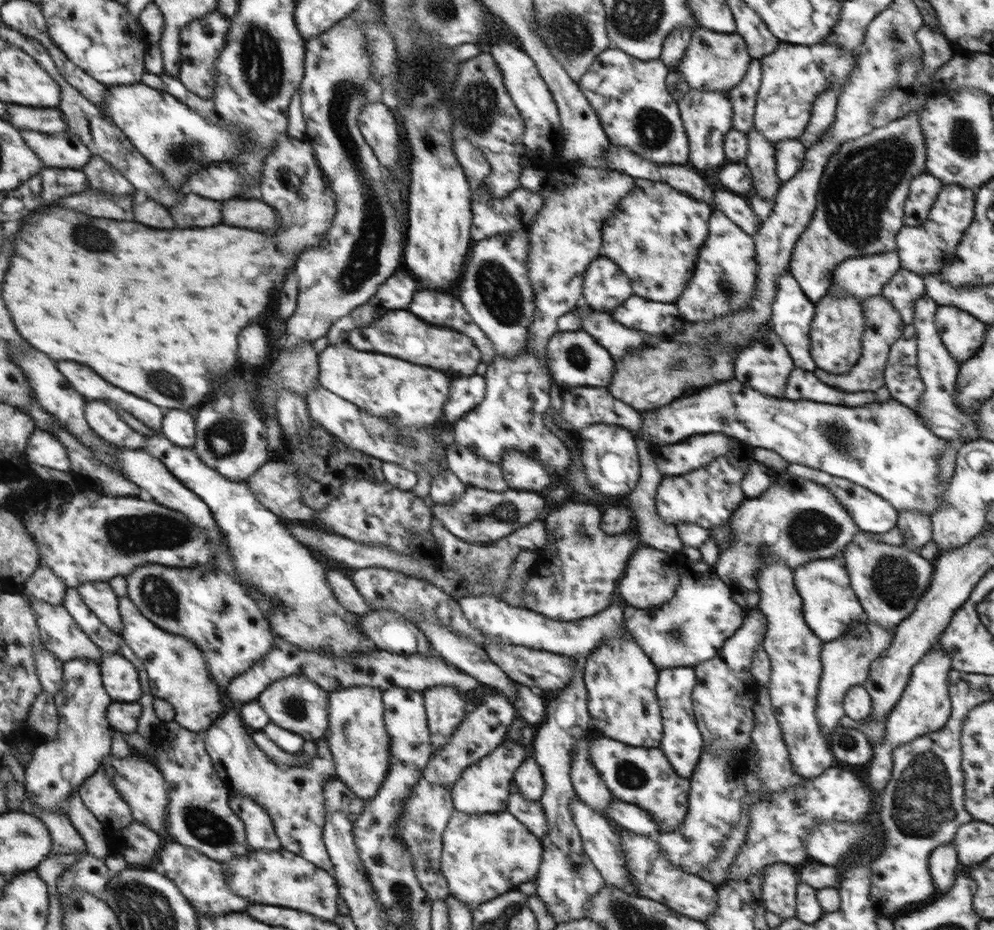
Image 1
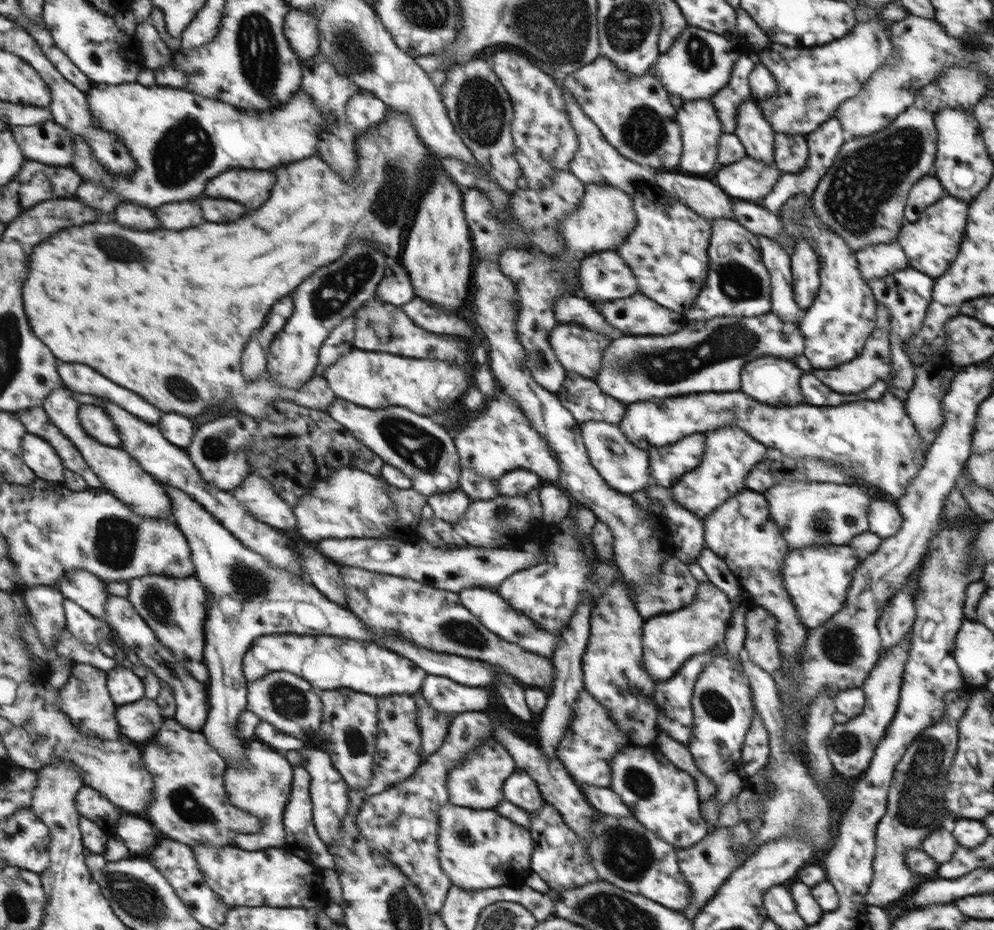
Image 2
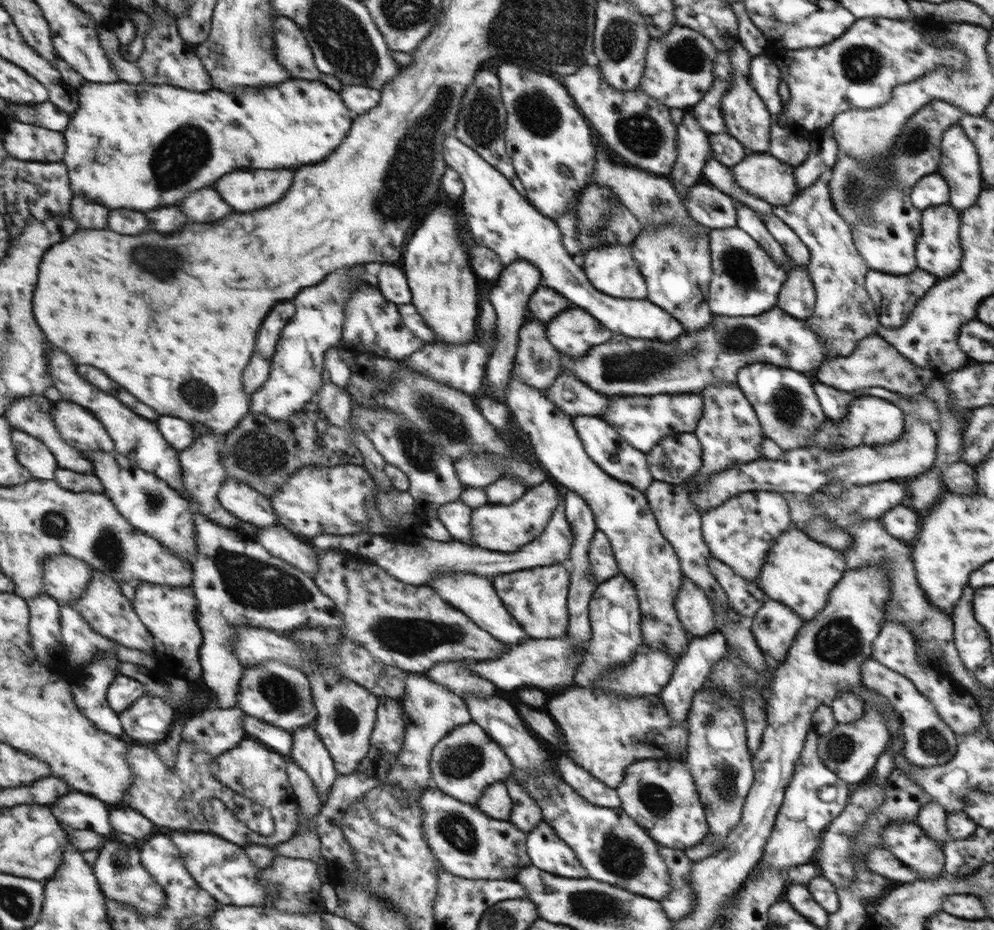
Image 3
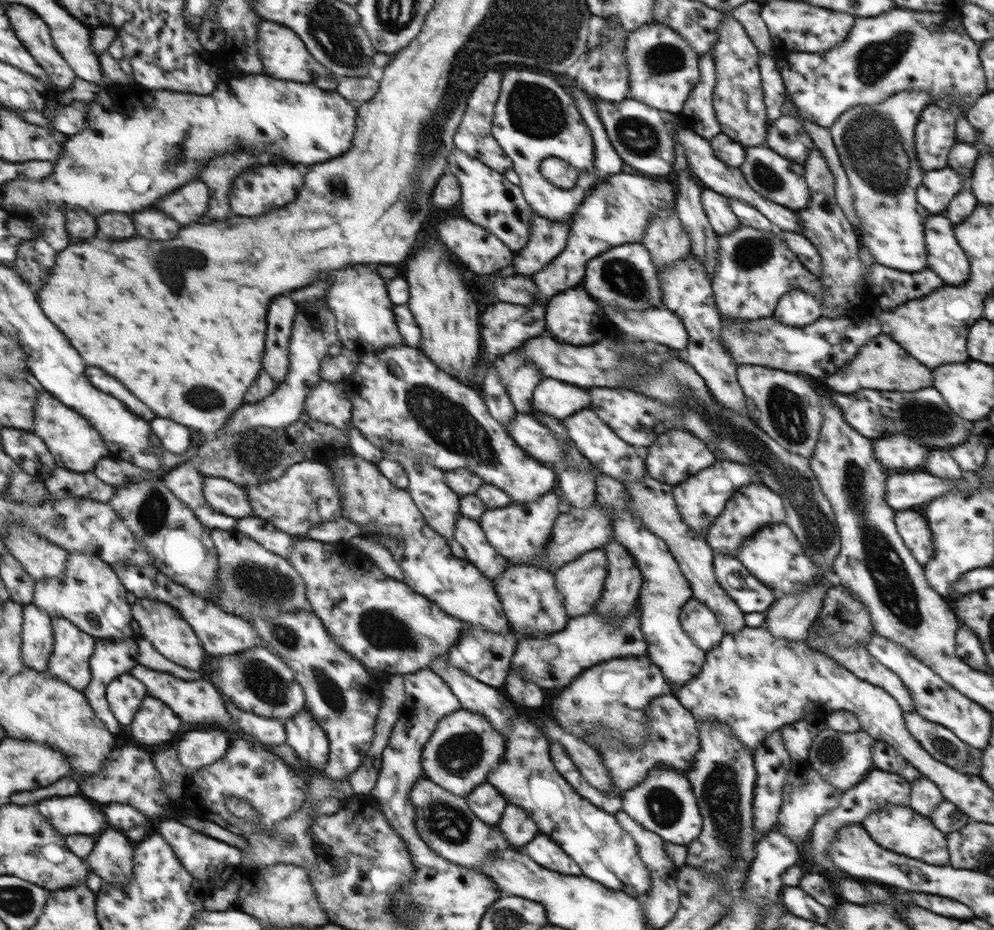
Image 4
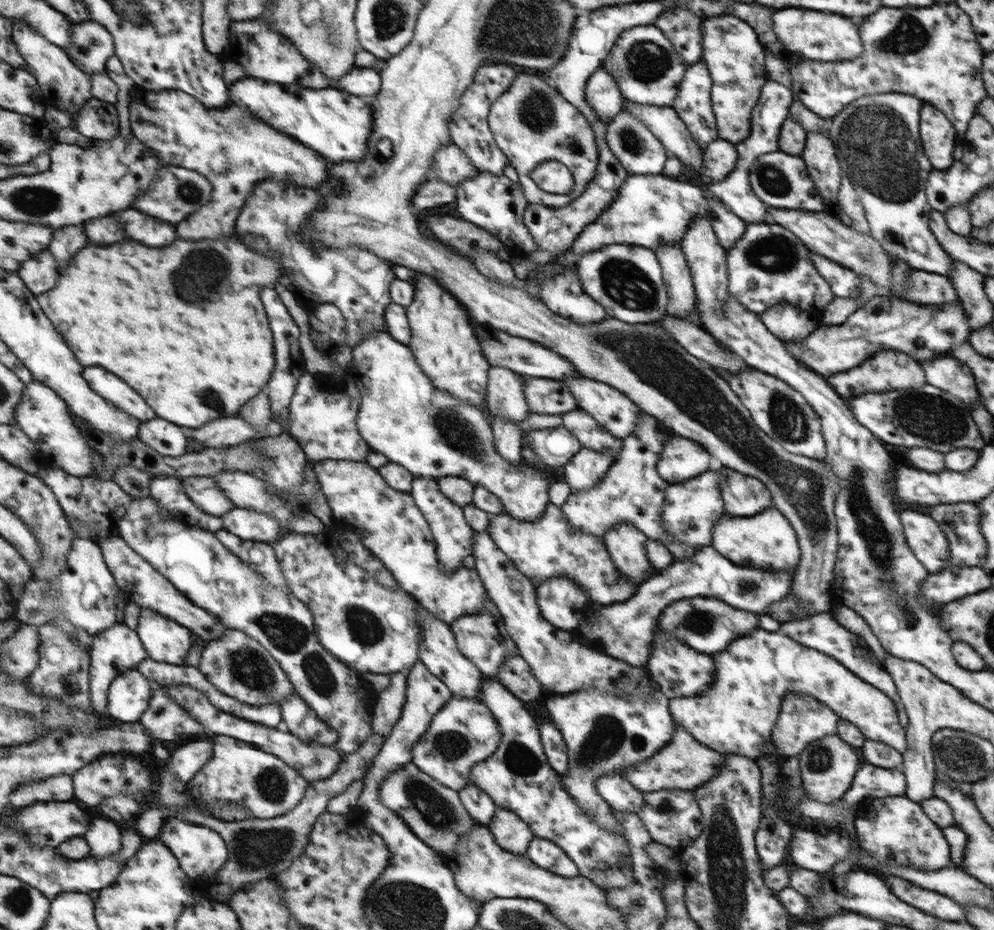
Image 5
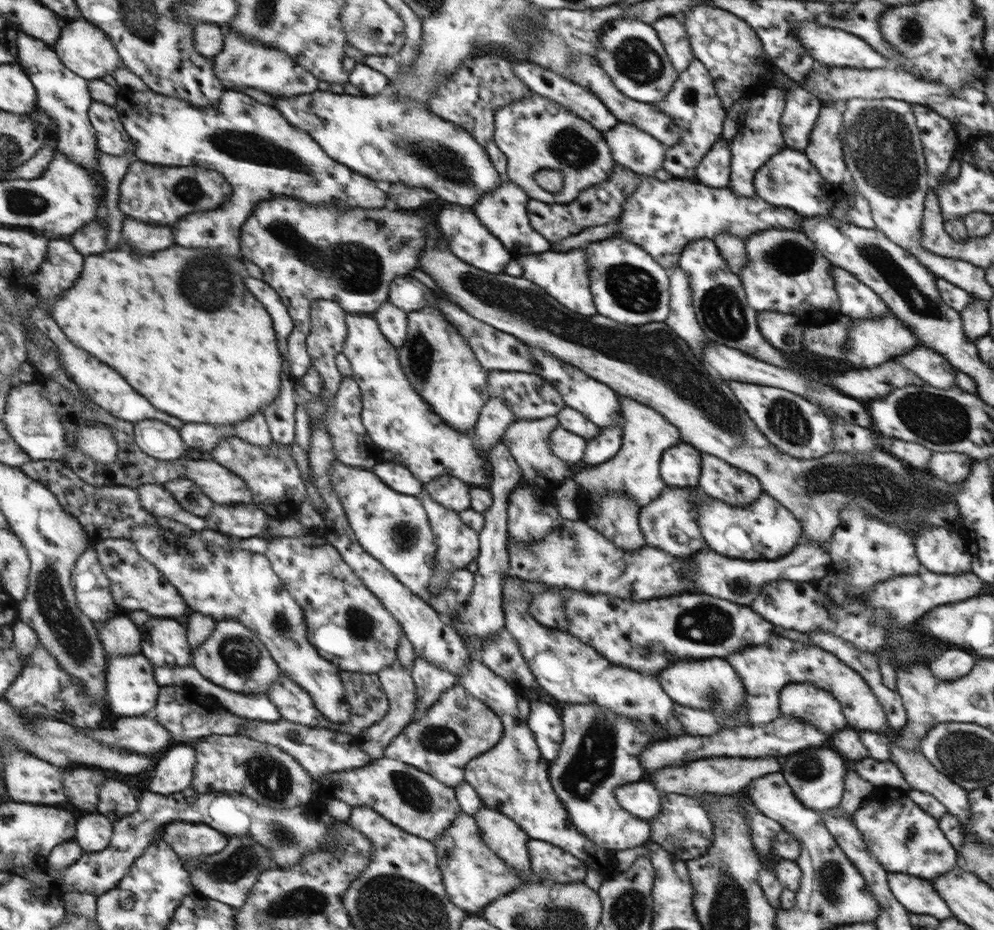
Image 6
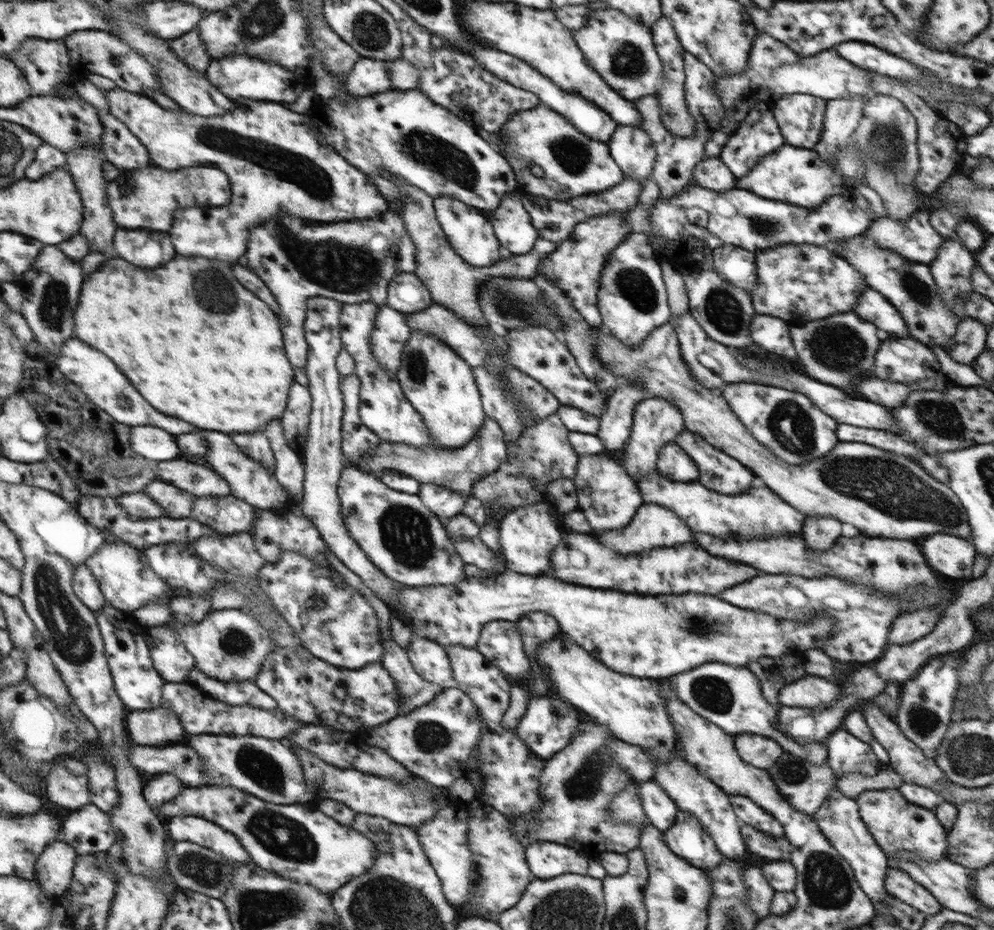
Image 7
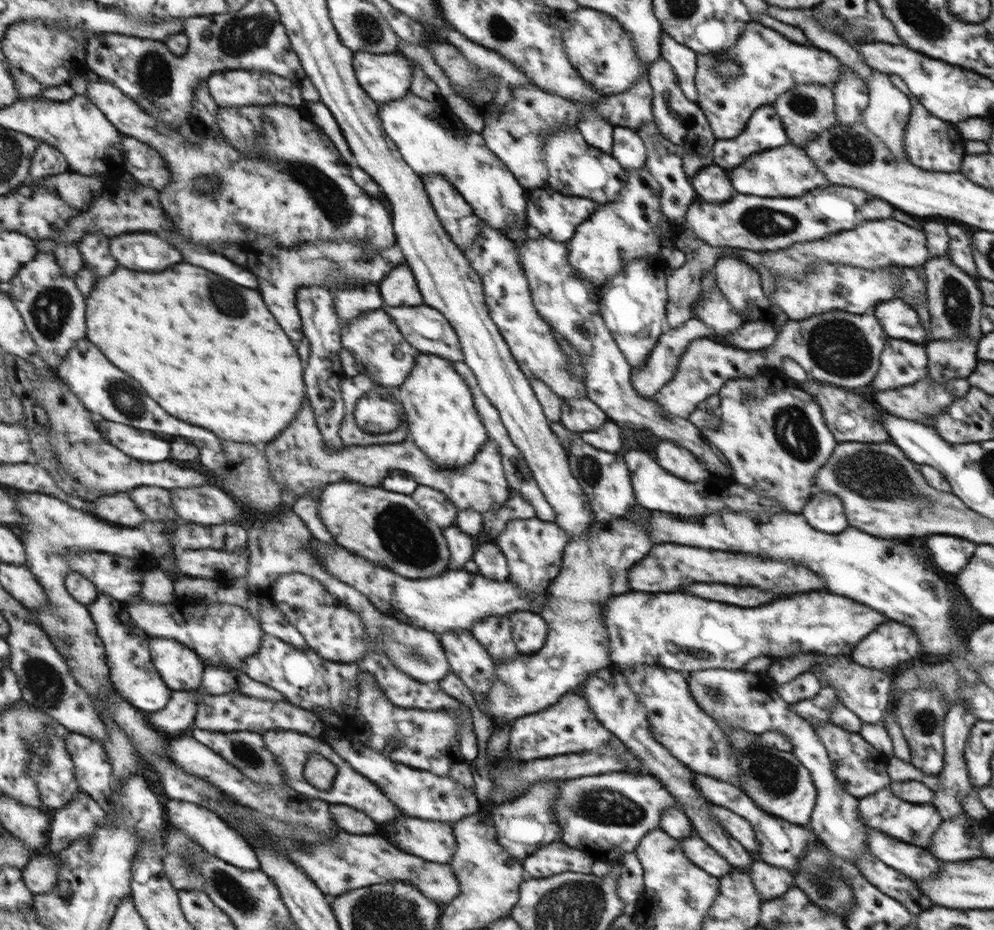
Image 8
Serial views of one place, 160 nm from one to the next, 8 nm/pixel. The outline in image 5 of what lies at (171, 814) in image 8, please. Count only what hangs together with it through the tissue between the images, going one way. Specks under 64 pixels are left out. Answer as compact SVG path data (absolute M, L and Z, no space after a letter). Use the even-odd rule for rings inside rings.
M173 817L171 822L164 824L158 839L166 843L174 851L183 870L186 871L190 878L208 882L217 876L216 873L221 870L221 867L227 864L229 849L225 839L219 832L206 828L206 826L187 824L185 820Z

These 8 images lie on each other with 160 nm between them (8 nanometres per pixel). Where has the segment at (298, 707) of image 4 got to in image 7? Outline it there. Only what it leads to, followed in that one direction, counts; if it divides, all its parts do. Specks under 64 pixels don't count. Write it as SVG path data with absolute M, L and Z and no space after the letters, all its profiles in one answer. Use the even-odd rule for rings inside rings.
M243 609L211 610L201 622L171 620L168 624L174 626L187 650L196 658L197 669L223 682L255 681L275 645L268 630Z

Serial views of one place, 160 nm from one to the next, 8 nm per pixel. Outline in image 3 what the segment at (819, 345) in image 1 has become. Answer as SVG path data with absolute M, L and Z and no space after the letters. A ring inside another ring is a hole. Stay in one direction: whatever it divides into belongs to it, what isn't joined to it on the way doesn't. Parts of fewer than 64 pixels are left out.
M819 178L813 186L798 192L789 204L774 206L772 214L782 219L810 251L810 261L805 267L817 300L807 324L829 352L826 358L851 354L857 342L874 334L879 324L878 313L865 289L869 268L854 245L851 228L835 210L827 178Z

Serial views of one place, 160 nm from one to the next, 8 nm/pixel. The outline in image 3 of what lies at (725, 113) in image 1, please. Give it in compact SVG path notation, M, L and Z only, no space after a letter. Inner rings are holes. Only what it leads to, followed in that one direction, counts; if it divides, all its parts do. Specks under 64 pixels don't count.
M692 109L684 110L678 126L678 160L666 176L680 200L697 182L703 181L701 172L713 153L710 136L699 125Z

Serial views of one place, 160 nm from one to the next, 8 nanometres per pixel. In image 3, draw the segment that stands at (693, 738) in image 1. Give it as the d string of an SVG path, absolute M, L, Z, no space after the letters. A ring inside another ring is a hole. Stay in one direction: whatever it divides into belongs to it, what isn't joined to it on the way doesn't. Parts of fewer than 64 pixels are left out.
M716 630L705 636L689 639L686 652L678 657L674 664L674 672L670 680L662 688L662 692L658 693L662 702L665 703L666 713L674 723L681 723L686 720L693 695L703 687L706 676L711 672L713 664L724 655L724 652L727 651L726 648L725 637Z

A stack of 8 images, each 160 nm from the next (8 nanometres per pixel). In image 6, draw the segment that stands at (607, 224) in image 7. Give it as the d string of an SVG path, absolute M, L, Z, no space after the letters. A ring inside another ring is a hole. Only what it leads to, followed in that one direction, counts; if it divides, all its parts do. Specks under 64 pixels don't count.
M585 247L583 249L569 249L564 253L549 250L539 254L519 255L515 259L522 266L522 277L529 282L534 282L561 306L583 316L594 316L596 308L589 290L588 262Z

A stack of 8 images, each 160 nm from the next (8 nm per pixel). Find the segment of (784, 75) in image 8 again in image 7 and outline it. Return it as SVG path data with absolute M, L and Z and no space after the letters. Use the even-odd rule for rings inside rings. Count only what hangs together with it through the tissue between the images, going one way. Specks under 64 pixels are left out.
M757 32L758 38L750 50L750 57L745 72L729 77L717 77L713 90L721 98L726 116L722 118L720 128L732 134L750 108L759 101L772 103L779 96L790 94L810 94L824 101L874 95L869 90L874 81L874 73L847 62L837 52L826 49L813 56L799 57L789 47L771 38L764 32Z

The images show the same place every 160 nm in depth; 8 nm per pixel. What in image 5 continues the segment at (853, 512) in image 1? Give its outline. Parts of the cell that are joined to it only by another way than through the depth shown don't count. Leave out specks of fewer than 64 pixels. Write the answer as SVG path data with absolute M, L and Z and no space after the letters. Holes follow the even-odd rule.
M905 510L898 518L914 557L926 567L926 570L937 573L947 568L950 558L949 540L930 515Z

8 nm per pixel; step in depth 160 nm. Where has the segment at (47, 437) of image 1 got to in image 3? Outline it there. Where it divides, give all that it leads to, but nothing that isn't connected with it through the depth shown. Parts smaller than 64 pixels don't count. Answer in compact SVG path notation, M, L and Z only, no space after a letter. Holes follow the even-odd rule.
M14 430L15 451L19 463L27 467L35 479L53 480L59 470L58 460L42 439Z

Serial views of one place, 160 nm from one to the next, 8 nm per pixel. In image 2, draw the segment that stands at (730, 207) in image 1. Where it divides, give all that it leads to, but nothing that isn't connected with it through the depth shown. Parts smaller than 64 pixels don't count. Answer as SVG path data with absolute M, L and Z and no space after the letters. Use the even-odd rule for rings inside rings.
M733 201L733 220L746 227L754 235L767 238L778 238L780 230L784 230L778 214L764 209L749 201Z

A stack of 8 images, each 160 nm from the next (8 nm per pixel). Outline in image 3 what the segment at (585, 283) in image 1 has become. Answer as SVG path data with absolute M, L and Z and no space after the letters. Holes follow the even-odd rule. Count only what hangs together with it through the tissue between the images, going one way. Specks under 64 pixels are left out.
M630 244L604 245L589 249L583 254L581 267L591 286L603 294L624 299L646 298L646 281L638 270L638 263L634 261Z

